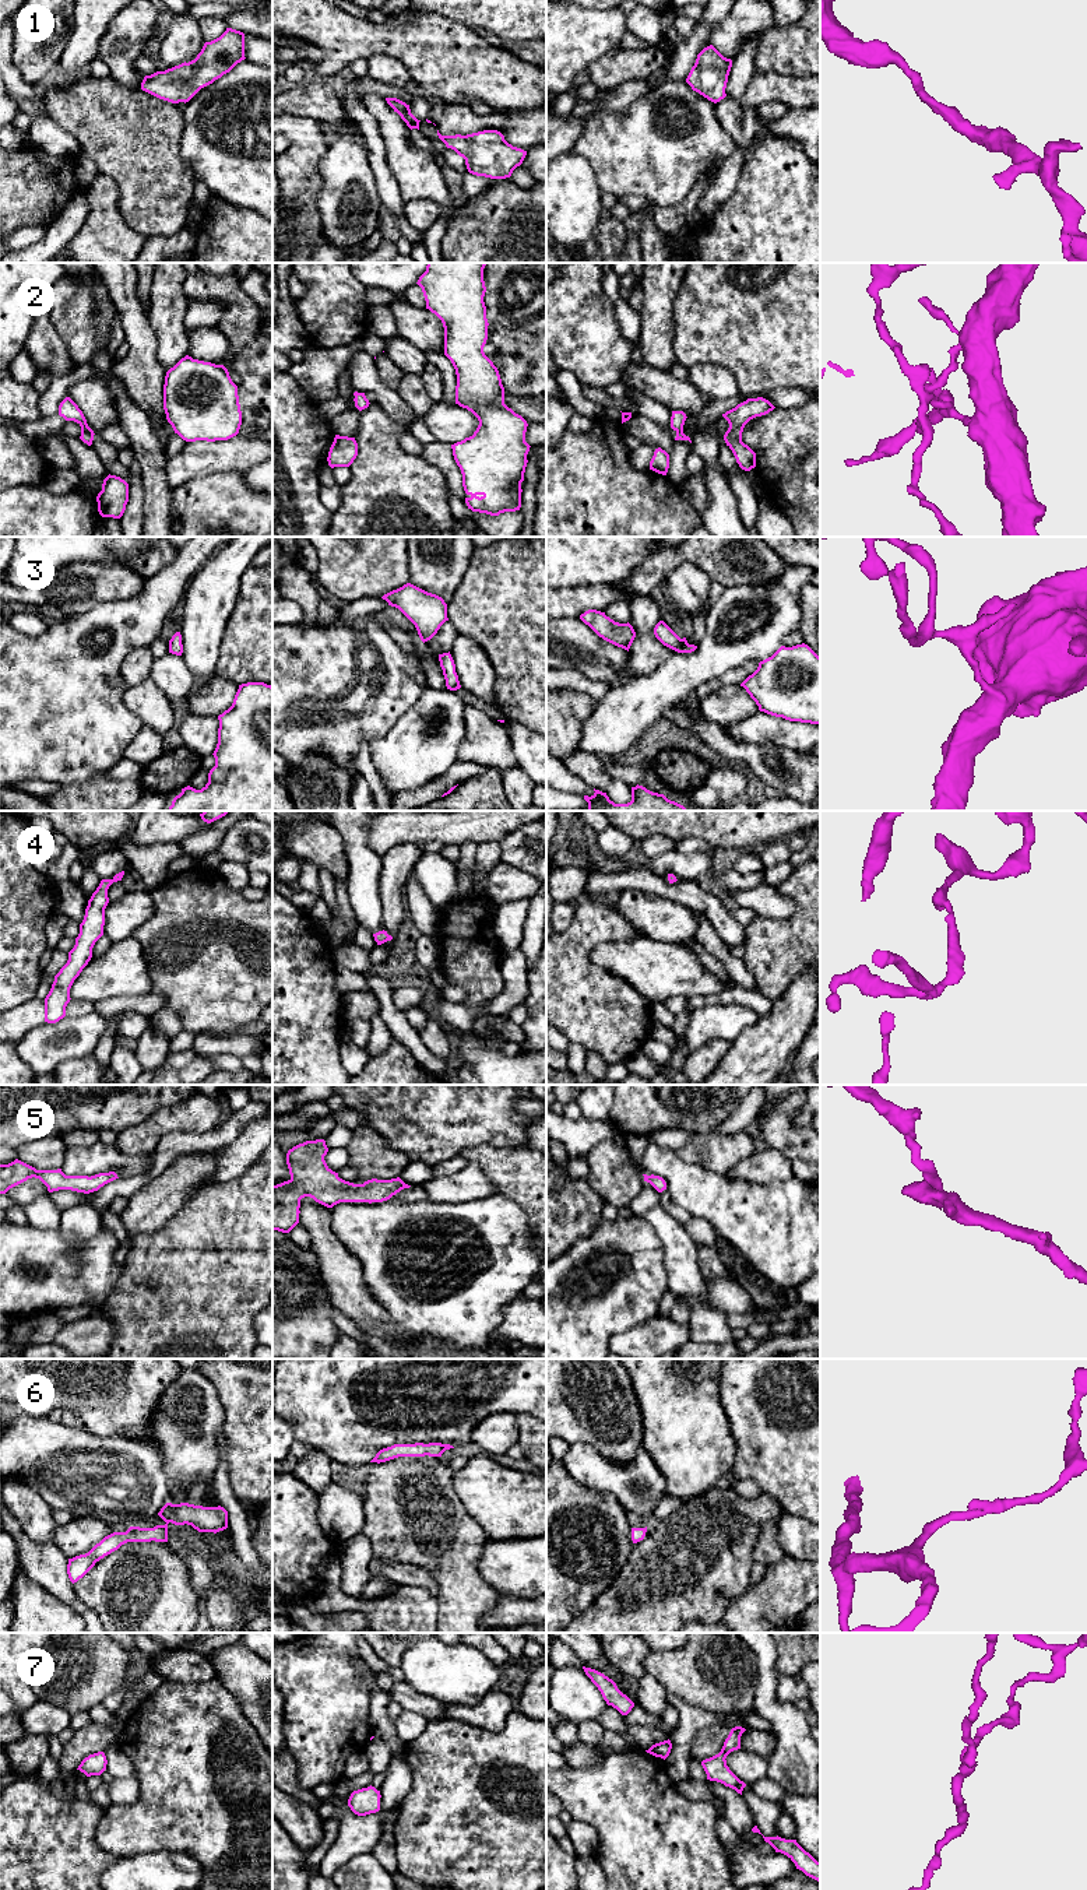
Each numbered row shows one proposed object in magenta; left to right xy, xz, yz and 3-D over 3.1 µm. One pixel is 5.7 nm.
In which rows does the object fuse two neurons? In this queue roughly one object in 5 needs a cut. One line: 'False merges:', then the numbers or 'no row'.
False merges: no row

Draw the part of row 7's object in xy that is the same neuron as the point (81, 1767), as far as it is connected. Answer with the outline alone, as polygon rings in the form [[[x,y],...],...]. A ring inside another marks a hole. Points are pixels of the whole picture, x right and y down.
[[[98,1752],[85,1757],[77,1770],[84,1773],[87,1777],[101,1775],[106,1770],[106,1756],[103,1752]]]

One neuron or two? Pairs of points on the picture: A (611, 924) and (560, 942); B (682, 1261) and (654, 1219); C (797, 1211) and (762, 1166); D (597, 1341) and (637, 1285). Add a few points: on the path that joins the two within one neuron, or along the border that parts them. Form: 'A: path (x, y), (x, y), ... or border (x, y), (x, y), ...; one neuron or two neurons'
A: path (598, 924), (593, 924), (573, 942); one neuron
B: path (681, 1251), (676, 1242), (664, 1229); one neuron
C: border (792, 1177), (770, 1184), (753, 1184), (742, 1180); two neurons
D: path (597, 1327), (597, 1323), (623, 1296); one neuron

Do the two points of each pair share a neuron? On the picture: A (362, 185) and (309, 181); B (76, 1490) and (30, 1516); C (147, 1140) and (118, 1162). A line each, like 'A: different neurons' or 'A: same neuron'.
A: different neurons
B: different neurons
C: different neurons

